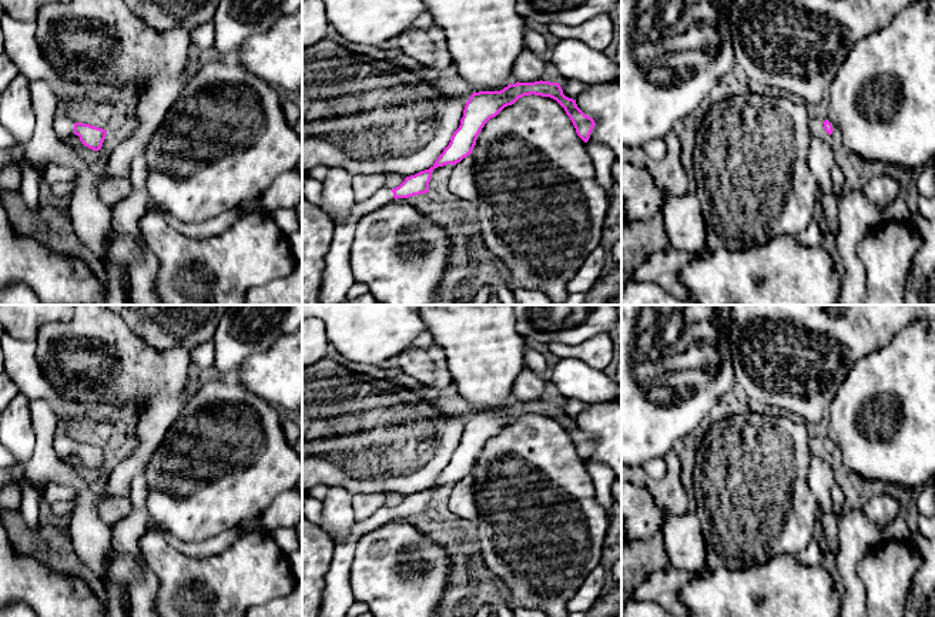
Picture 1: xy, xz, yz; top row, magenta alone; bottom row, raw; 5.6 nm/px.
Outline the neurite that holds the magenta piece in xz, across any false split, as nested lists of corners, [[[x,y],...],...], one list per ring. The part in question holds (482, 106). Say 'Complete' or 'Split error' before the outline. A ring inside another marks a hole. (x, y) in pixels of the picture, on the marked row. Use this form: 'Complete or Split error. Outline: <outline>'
Split error. Outline: [[[542,80],[534,83],[517,81],[500,91],[473,93],[465,105],[459,128],[453,133],[449,145],[429,170],[406,177],[405,181],[393,190],[388,187],[381,188],[366,201],[355,202],[343,219],[332,219],[335,231],[326,255],[326,268],[321,285],[322,305],[341,305],[345,302],[348,299],[348,291],[355,282],[349,268],[349,249],[355,237],[356,222],[366,214],[398,198],[409,198],[429,192],[429,182],[435,168],[448,164],[456,165],[470,155],[485,124],[496,117],[505,107],[530,94],[556,100],[570,117],[577,135],[584,142],[589,141],[596,125],[594,120],[577,107],[576,100],[563,94],[559,83]]]

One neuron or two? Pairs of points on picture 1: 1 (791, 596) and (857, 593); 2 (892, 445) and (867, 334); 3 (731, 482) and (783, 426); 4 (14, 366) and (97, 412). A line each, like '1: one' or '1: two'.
1: two
2: two
3: one
4: one

